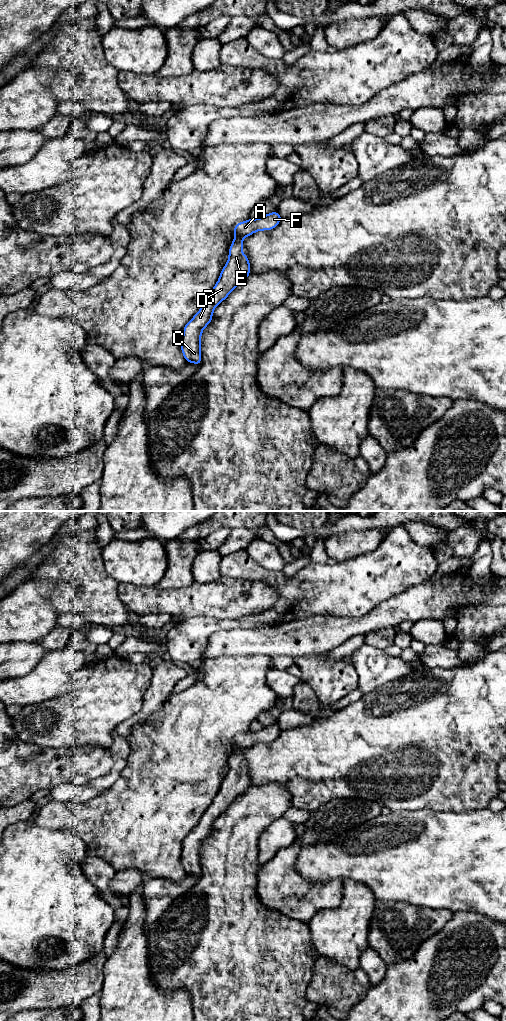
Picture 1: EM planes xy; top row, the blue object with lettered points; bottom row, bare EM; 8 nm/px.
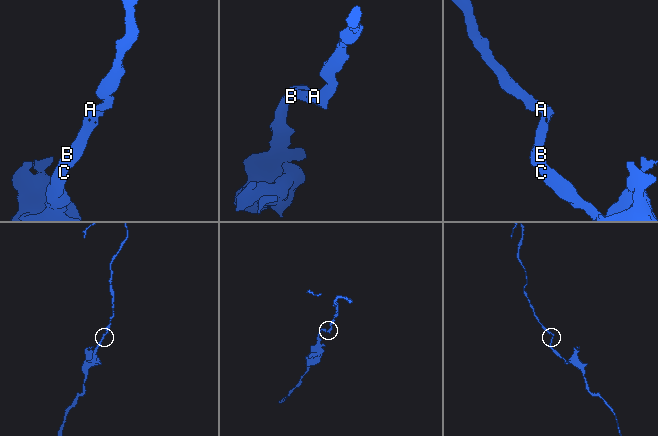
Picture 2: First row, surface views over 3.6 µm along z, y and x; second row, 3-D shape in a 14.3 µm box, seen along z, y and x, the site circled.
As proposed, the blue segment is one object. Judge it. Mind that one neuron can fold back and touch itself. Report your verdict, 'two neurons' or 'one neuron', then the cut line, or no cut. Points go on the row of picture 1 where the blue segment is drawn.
one neuron | no cut

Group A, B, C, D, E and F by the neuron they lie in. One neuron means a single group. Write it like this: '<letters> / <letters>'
A B C D E F

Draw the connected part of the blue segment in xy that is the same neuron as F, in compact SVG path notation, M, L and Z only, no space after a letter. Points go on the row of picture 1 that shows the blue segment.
M277 211L263 215L260 219L249 219L234 226L235 238L229 249L229 259L211 293L202 304L199 312L186 324L181 341L182 353L186 362L201 363L200 339L202 330L211 322L214 308L250 274L247 256L241 252L244 237L260 230L275 228L282 217Z

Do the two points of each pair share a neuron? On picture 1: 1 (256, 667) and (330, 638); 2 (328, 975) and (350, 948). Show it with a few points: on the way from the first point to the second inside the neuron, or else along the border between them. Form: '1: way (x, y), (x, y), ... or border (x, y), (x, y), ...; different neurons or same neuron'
1: border (247, 654), (265, 654), (270, 657); different neurons
2: border (317, 958), (330, 958), (349, 969), (359, 968); different neurons

